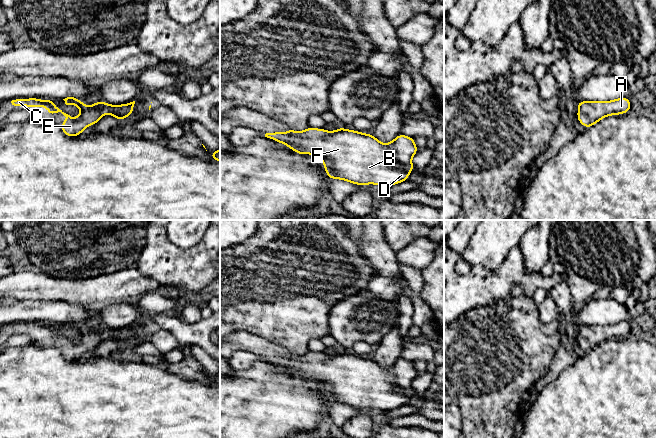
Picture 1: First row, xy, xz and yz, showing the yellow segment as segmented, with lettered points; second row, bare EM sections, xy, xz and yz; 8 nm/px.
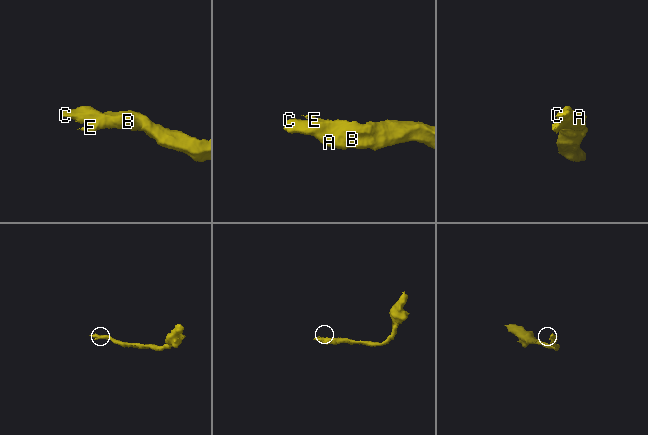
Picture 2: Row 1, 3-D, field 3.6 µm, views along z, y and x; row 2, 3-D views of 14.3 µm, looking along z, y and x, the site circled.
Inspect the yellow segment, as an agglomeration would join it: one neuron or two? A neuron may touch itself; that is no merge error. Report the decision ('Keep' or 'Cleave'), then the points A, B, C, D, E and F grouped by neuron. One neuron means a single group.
Keep. Groups: A B C D E F

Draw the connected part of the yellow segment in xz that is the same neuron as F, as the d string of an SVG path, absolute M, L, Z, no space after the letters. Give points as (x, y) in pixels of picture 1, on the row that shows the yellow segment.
M341 126L336 131L308 127L298 132L288 128L286 133L266 133L265 137L288 146L298 154L313 154L320 158L329 180L340 179L360 186L375 184L386 187L408 180L409 173L415 169L412 157L418 153L414 138L406 135L399 134L393 141L383 144L372 134L347 130Z

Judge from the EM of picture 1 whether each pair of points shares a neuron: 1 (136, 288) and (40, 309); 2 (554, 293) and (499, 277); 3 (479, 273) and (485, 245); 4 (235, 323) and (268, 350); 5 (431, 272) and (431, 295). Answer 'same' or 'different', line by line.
1: different
2: different
3: different
4: different
5: same

